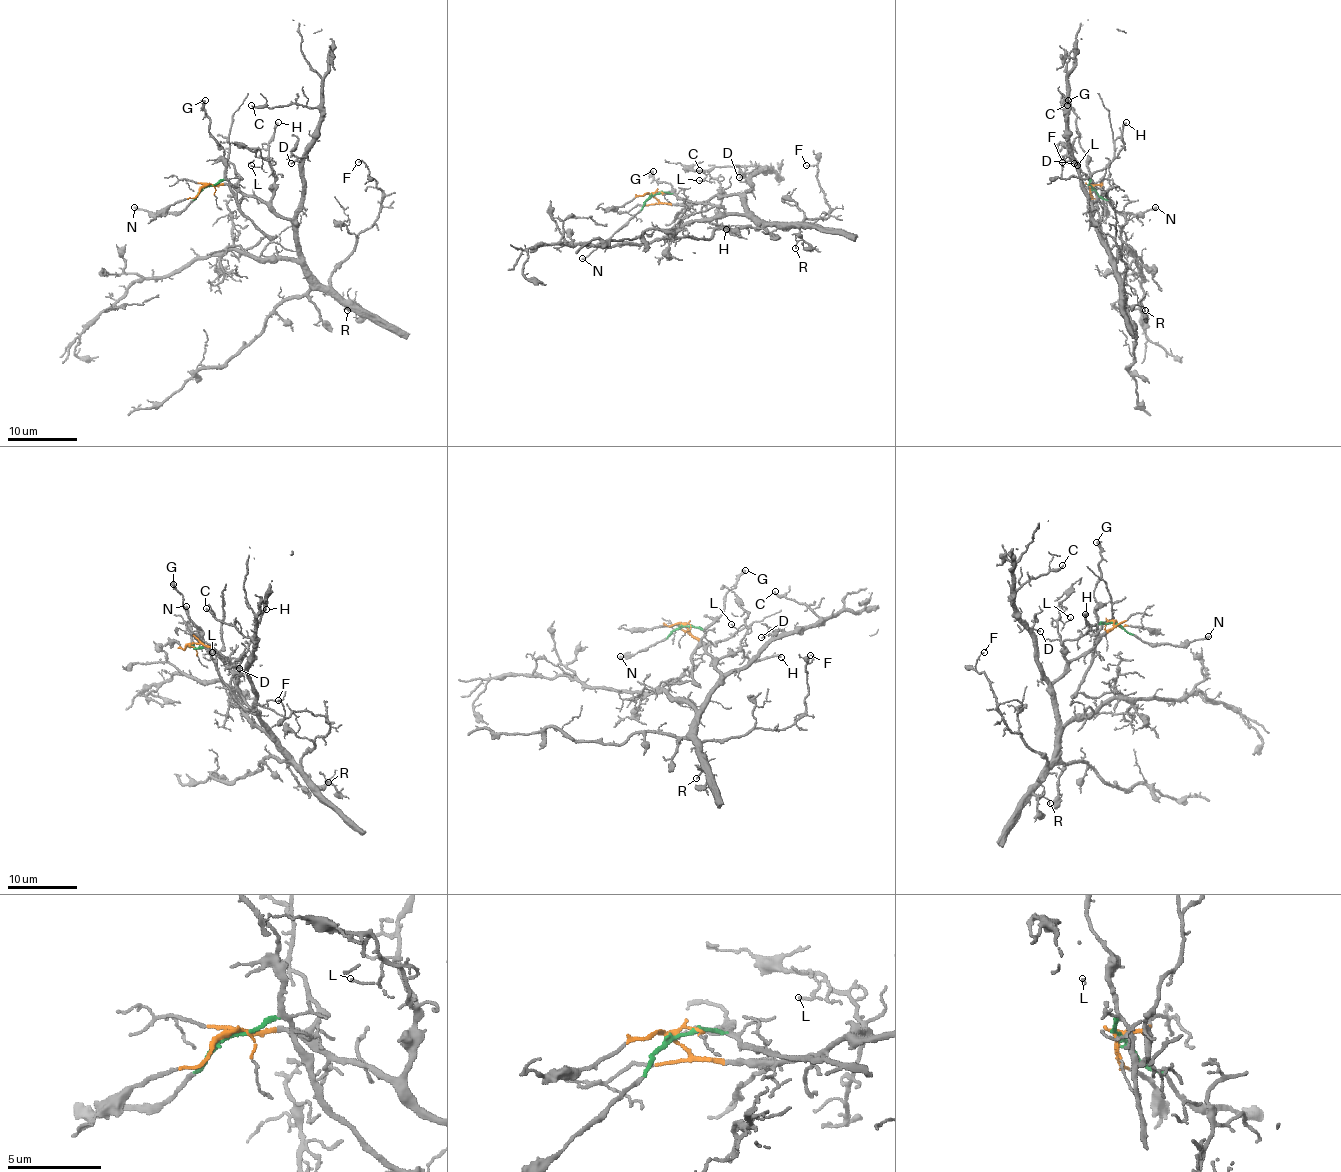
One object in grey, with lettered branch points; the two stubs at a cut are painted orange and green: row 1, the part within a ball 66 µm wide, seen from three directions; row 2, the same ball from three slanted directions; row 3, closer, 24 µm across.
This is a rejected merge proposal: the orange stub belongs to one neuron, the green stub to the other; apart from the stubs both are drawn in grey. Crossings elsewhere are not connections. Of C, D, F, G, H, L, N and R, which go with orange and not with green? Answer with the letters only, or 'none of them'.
C, D, F, H, L, R

